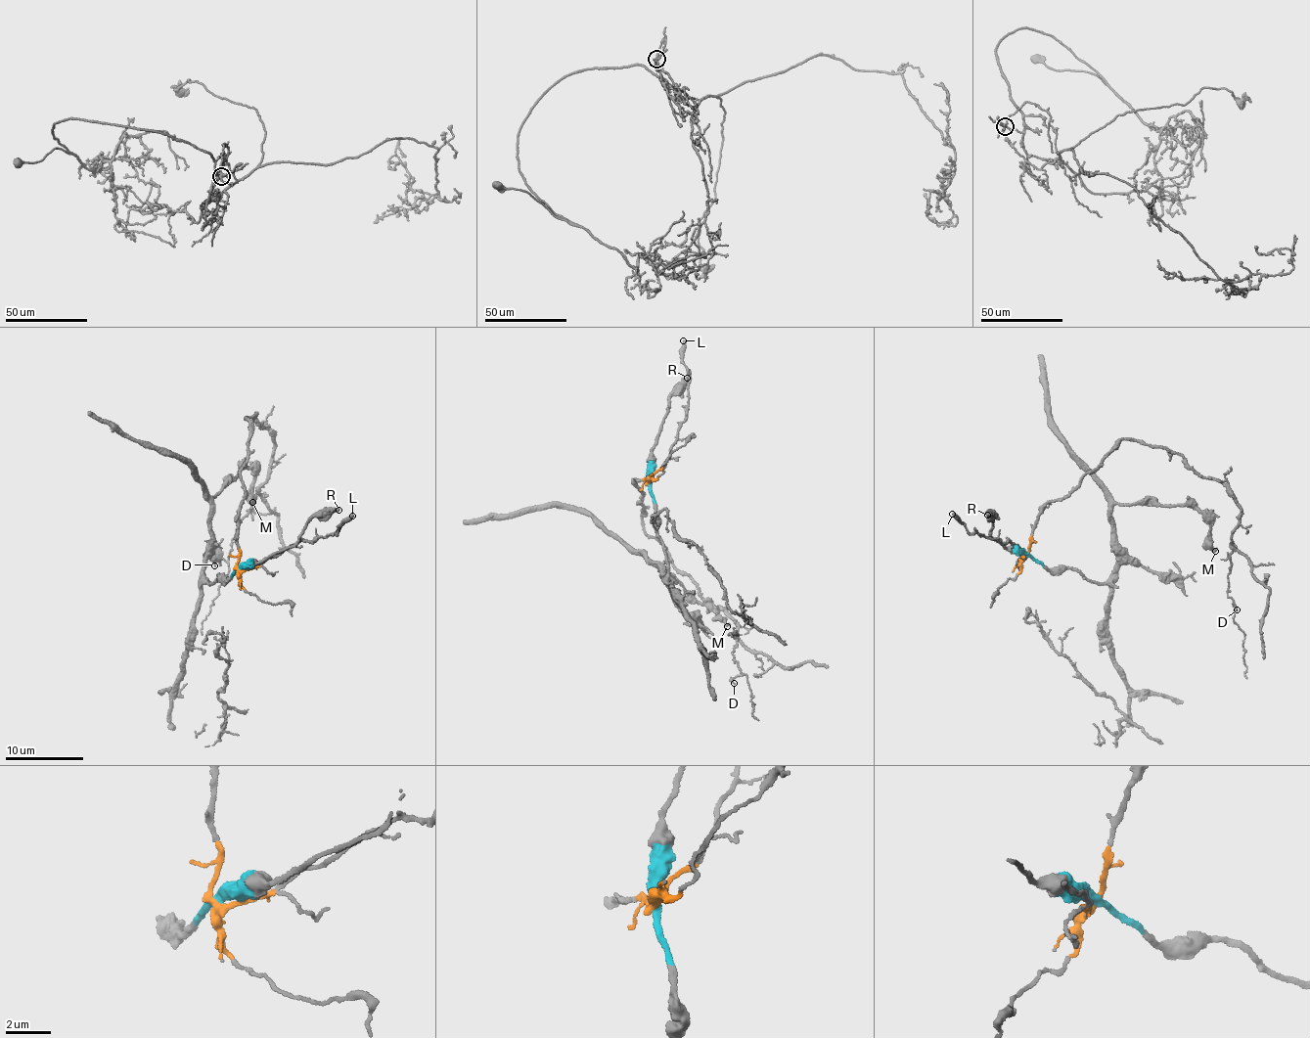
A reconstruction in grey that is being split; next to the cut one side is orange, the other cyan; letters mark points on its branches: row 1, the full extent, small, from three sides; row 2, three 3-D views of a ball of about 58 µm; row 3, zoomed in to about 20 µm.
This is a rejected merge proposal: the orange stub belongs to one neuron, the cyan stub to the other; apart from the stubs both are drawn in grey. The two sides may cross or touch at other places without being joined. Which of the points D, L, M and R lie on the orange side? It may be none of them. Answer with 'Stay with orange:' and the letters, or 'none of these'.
Stay with orange: D, L

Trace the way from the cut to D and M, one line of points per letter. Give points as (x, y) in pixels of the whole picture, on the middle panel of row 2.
D: (650, 481), (634, 480), (643, 529), (700, 597), (740, 625), (735, 684)
M: (650, 481), (655, 511), (655, 535), (660, 539), (667, 573), (663, 577), (642, 554), (713, 610), (728, 626)

